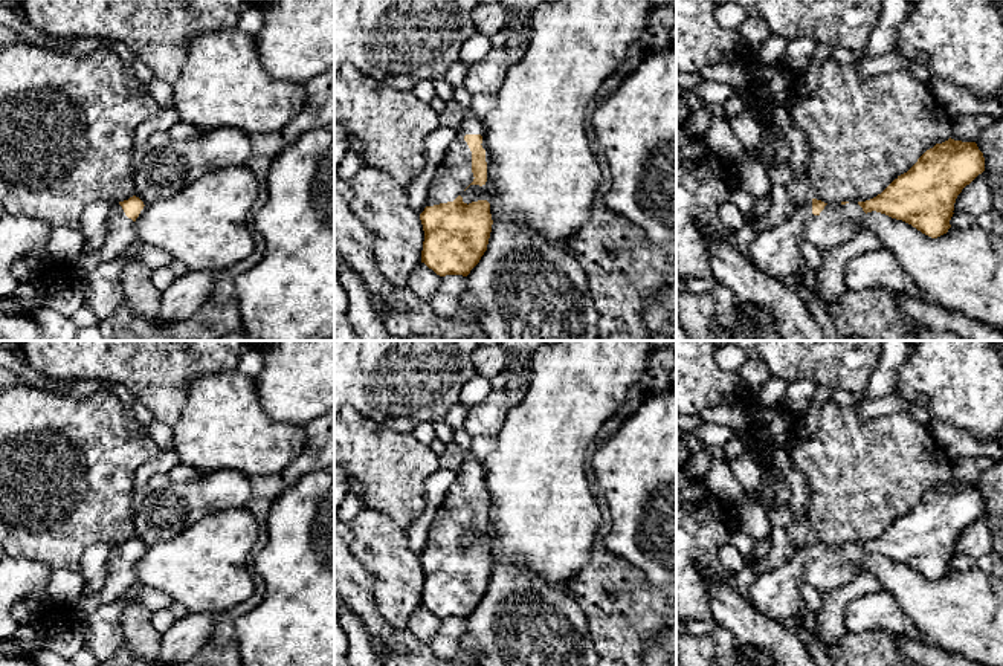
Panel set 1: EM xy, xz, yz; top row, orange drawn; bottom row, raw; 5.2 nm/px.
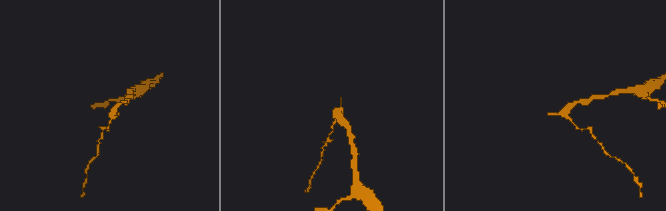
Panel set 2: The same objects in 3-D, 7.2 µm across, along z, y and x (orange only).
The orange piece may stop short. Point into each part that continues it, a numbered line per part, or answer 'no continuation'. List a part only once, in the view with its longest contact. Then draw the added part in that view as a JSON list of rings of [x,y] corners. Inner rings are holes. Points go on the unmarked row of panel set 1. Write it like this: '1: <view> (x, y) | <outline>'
1: xz (454, 517) | [[[467,452],[463,467],[456,472],[456,480],[449,487],[429,527],[427,548],[453,544],[473,524],[472,493],[464,483],[466,477],[484,478],[482,463],[470,452]]]

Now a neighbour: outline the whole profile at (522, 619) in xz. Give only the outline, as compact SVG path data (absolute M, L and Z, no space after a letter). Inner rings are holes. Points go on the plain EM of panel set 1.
M496 562L487 593L466 619L464 648L479 651L478 666L597 666L588 620L571 585L553 584L525 567Z

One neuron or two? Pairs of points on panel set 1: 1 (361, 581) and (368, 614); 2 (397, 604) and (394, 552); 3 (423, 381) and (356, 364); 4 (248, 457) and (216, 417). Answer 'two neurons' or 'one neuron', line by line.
1: one neuron
2: one neuron
3: one neuron
4: one neuron

